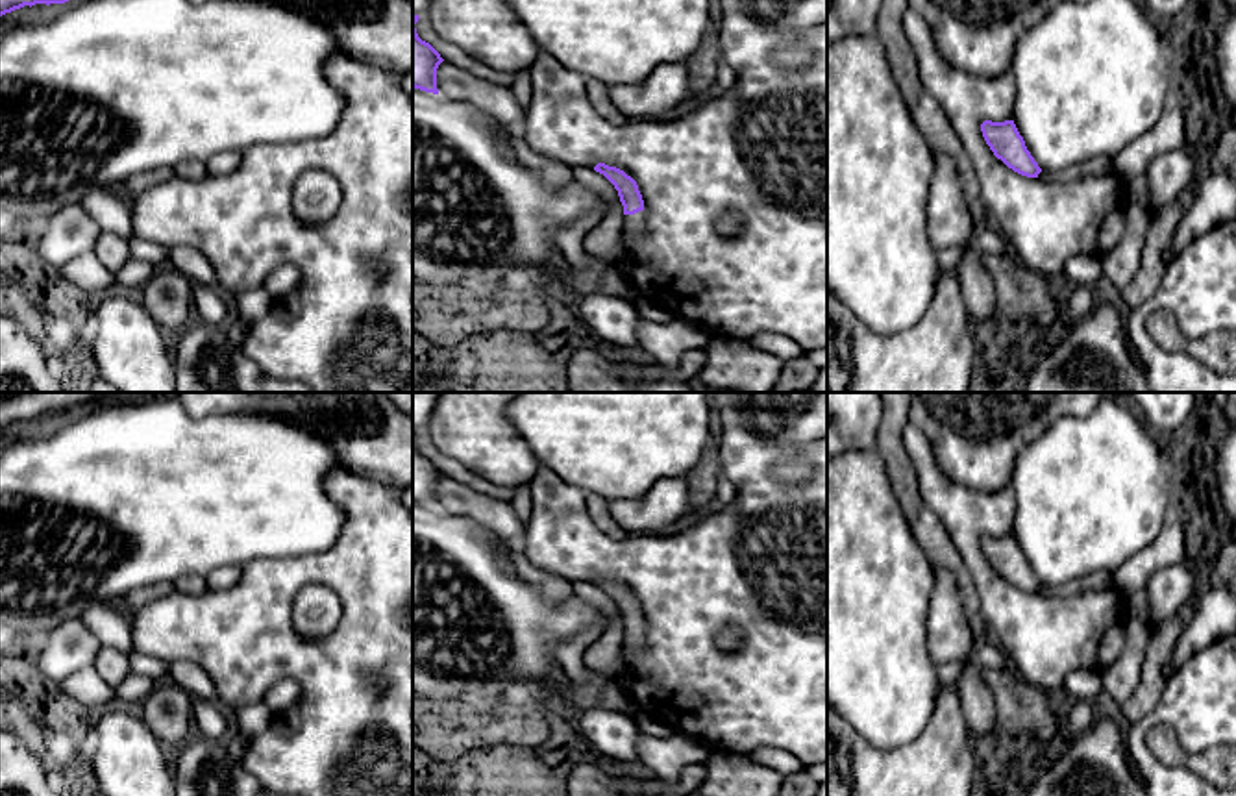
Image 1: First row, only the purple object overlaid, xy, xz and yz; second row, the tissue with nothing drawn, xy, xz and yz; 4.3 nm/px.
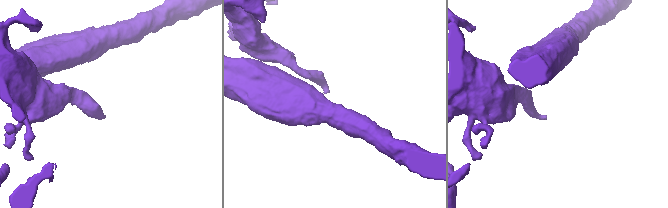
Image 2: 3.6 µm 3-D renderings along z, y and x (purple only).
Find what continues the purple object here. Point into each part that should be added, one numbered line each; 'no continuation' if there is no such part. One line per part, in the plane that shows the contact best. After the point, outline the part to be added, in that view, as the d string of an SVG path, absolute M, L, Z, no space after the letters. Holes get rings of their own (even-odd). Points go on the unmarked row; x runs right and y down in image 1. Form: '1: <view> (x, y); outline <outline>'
1: xz (633, 639); outline M638 626L635 629L624 629L624 650L625 652L644 650L644 626Z

